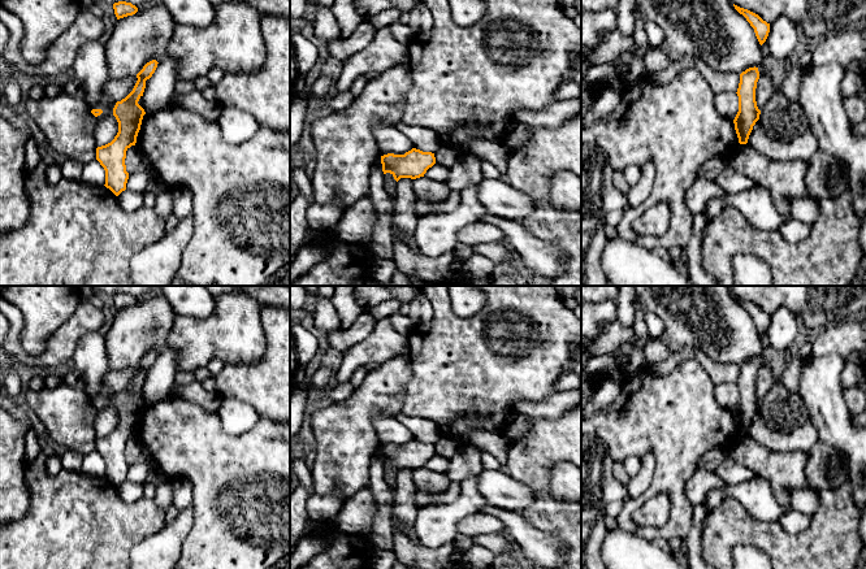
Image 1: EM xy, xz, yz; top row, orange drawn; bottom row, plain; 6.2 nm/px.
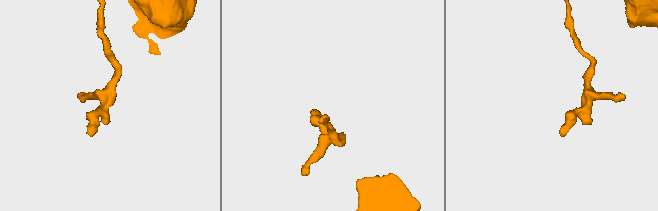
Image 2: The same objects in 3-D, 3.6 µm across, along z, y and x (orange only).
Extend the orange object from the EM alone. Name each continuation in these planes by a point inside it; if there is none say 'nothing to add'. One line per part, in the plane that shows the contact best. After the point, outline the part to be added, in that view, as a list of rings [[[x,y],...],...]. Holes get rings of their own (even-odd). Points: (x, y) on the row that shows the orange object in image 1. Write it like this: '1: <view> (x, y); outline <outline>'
nothing to add

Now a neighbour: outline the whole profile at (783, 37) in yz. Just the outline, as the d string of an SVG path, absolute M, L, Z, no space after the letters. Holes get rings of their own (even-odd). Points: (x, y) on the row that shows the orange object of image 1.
M783 16L770 25L766 39L770 57L784 60L792 53L798 40L796 26L794 22Z

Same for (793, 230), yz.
M788 220L780 227L780 234L789 242L797 243L806 239L810 234L810 225L797 220Z

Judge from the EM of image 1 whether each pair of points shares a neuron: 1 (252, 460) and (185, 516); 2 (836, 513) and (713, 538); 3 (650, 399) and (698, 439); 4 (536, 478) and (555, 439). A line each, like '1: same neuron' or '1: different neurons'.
1: different neurons
2: same neuron
3: same neuron
4: same neuron

